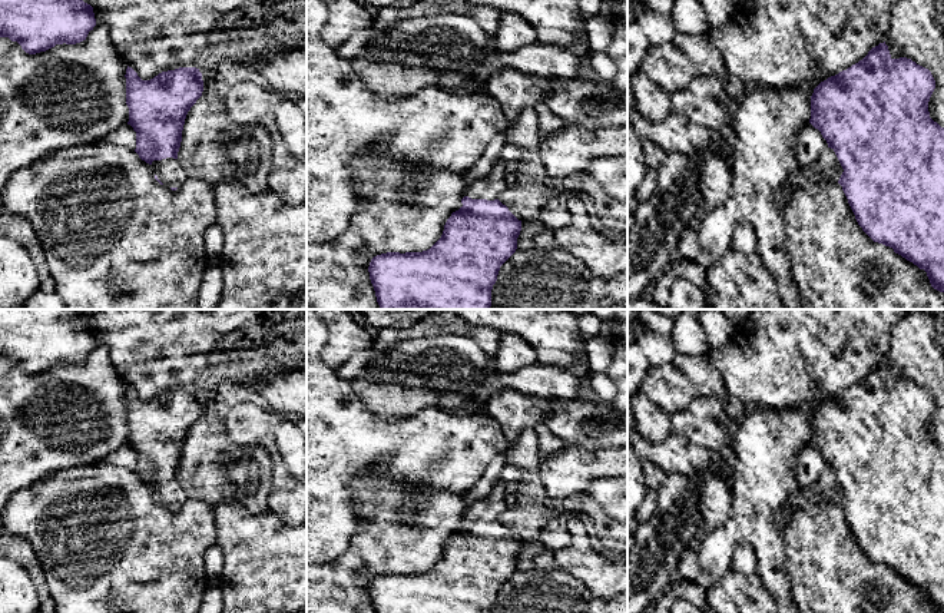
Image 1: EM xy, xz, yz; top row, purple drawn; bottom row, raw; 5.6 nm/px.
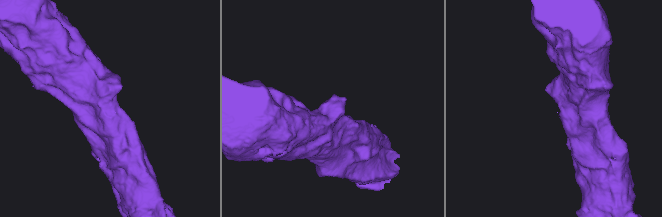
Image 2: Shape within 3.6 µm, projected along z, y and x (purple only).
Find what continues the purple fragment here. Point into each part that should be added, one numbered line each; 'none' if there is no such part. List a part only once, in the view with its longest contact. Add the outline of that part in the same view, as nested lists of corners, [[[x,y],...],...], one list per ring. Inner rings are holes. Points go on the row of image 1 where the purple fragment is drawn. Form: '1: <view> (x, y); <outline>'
1: yz (827, 165); [[[827,148],[824,153],[811,165],[802,166],[791,179],[788,189],[796,192],[802,185],[819,173],[825,180],[838,182],[844,169],[834,152]]]

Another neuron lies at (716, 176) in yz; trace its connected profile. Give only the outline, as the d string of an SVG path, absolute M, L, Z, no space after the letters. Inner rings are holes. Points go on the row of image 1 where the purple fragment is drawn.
M709 153L700 162L700 195L706 209L721 206L732 193L733 170L729 158Z

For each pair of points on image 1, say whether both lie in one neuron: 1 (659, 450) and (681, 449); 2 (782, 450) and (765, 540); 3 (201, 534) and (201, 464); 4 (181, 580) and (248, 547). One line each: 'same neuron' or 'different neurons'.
1: same neuron
2: same neuron
3: different neurons
4: different neurons

